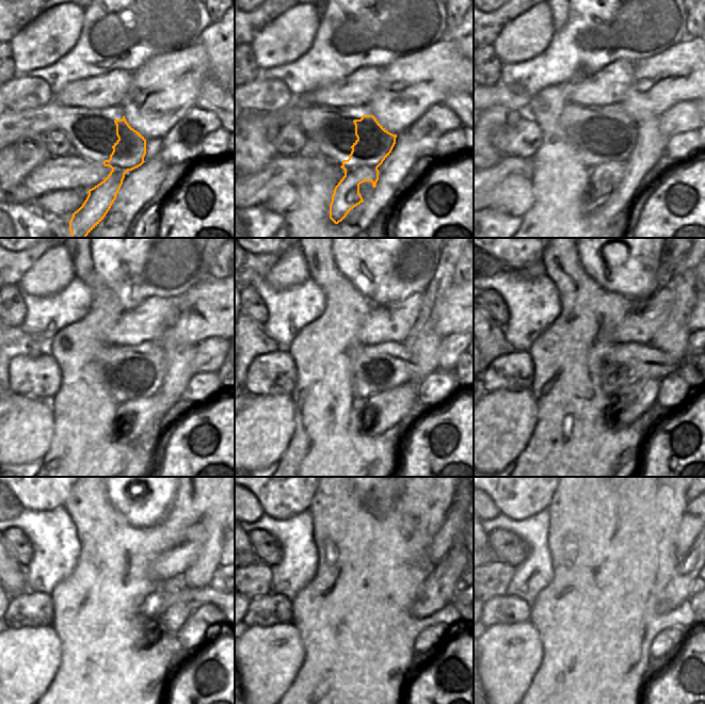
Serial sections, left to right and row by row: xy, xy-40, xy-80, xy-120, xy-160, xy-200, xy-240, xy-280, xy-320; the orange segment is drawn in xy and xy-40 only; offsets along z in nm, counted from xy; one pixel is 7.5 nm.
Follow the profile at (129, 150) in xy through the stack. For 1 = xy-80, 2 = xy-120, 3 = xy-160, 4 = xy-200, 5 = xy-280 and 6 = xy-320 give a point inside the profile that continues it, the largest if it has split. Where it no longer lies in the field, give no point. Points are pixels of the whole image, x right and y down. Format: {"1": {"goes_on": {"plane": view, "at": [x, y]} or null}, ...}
{"1": {"goes_on": {"plane": "xy-80", "at": [615, 137]}}, "2": {"goes_on": {"plane": "xy-120", "at": [140, 378]}}, "3": {"goes_on": {"plane": "xy-160", "at": [386, 383]}}, "4": {"goes_on": {"plane": "xy-200", "at": [633, 381]}}, "5": {"goes_on": {"plane": "xy-280", "at": [438, 590]}}, "6": {"goes_on": {"plane": "xy-320", "at": [677, 591]}}}

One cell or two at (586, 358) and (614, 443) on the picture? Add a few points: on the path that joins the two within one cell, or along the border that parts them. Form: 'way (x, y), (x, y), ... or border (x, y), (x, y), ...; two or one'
way (586, 380), (586, 415), (593, 422); one

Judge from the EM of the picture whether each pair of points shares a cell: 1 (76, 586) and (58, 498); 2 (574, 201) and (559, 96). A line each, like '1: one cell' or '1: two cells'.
1: two cells
2: one cell

